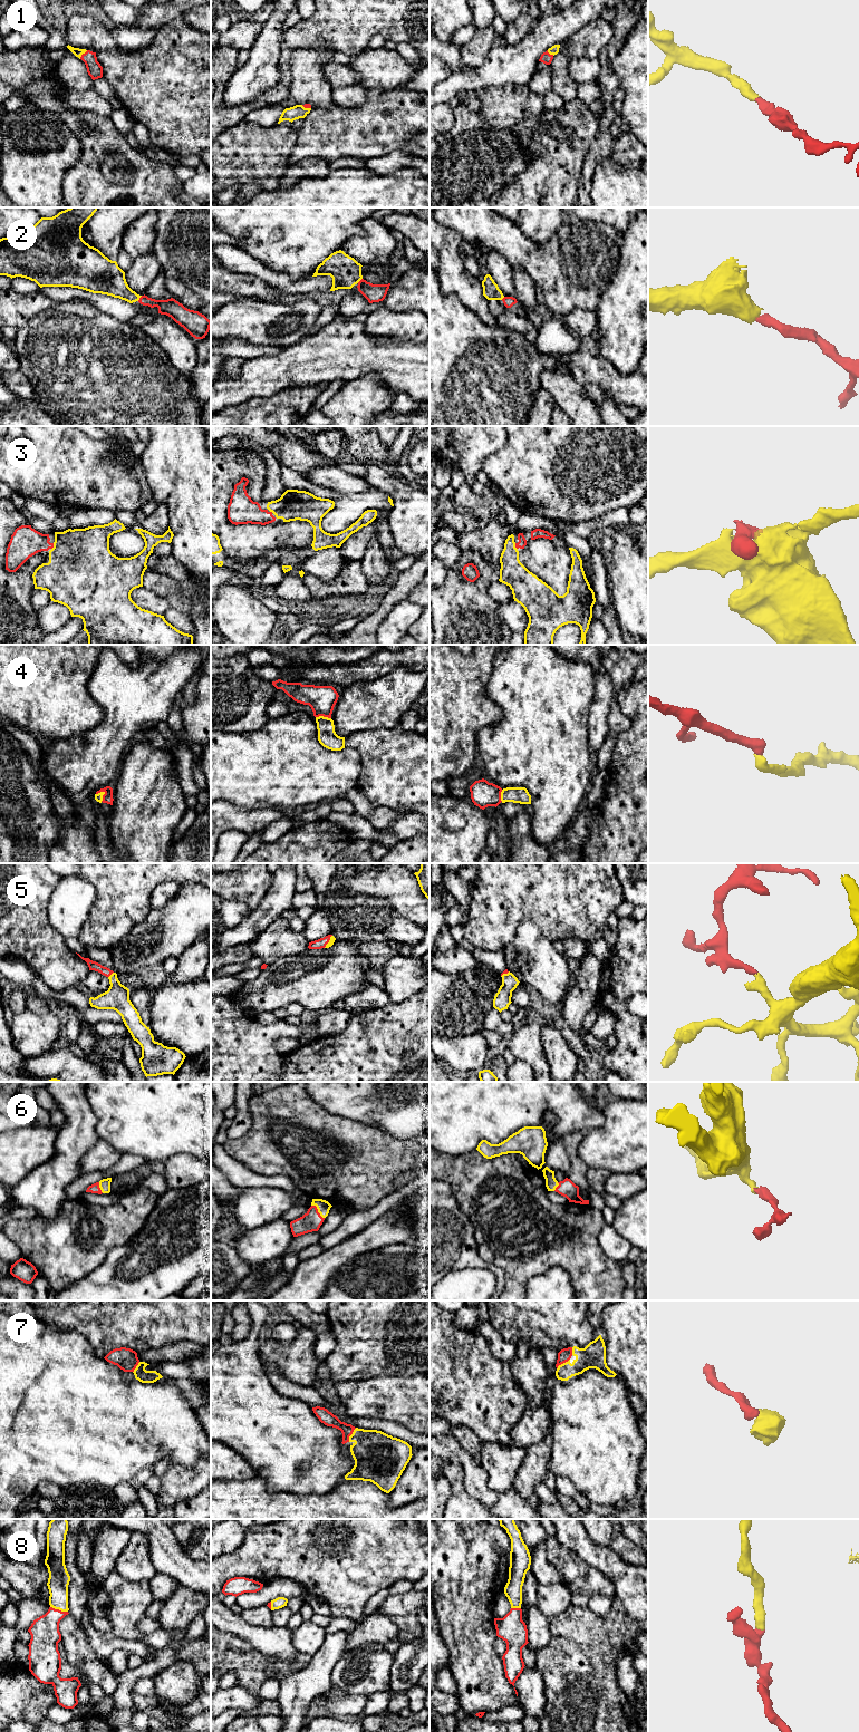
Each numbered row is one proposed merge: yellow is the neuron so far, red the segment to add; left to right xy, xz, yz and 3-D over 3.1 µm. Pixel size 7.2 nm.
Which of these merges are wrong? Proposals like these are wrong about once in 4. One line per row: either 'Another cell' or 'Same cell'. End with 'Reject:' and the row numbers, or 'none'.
1: Same cell
2: Same cell
3: Same cell
4: Same cell
5: Same cell
6: Same cell
7: Same cell
8: Same cell
Reject: none

